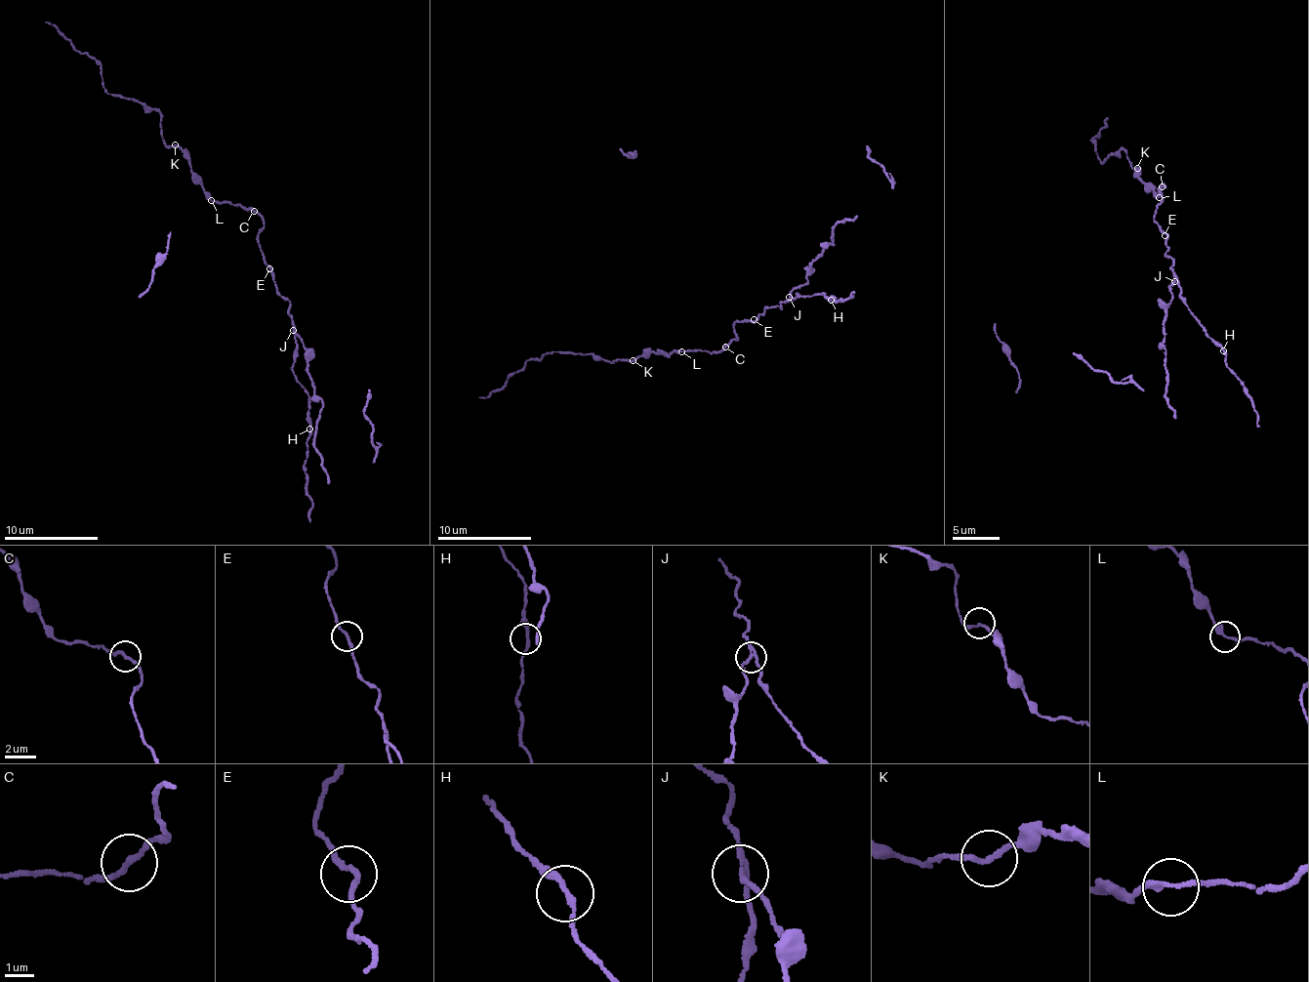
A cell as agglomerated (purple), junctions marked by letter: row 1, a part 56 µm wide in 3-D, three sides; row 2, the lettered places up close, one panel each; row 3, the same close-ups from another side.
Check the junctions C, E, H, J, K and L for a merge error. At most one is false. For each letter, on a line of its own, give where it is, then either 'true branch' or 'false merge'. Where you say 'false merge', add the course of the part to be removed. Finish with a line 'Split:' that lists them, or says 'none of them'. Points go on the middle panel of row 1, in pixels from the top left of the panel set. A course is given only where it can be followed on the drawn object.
C: at (725, 347); true branch
E: at (754, 319); true branch
H: at (831, 300); true branch
J: at (789, 297); false merge
K: at (633, 360); true branch
L: at (681, 351); true branch
Split: J

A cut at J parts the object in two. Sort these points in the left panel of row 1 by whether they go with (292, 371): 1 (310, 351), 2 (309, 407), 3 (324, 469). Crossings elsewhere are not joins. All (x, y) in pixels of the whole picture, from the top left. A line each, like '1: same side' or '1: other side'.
1: other side
2: same side
3: other side

